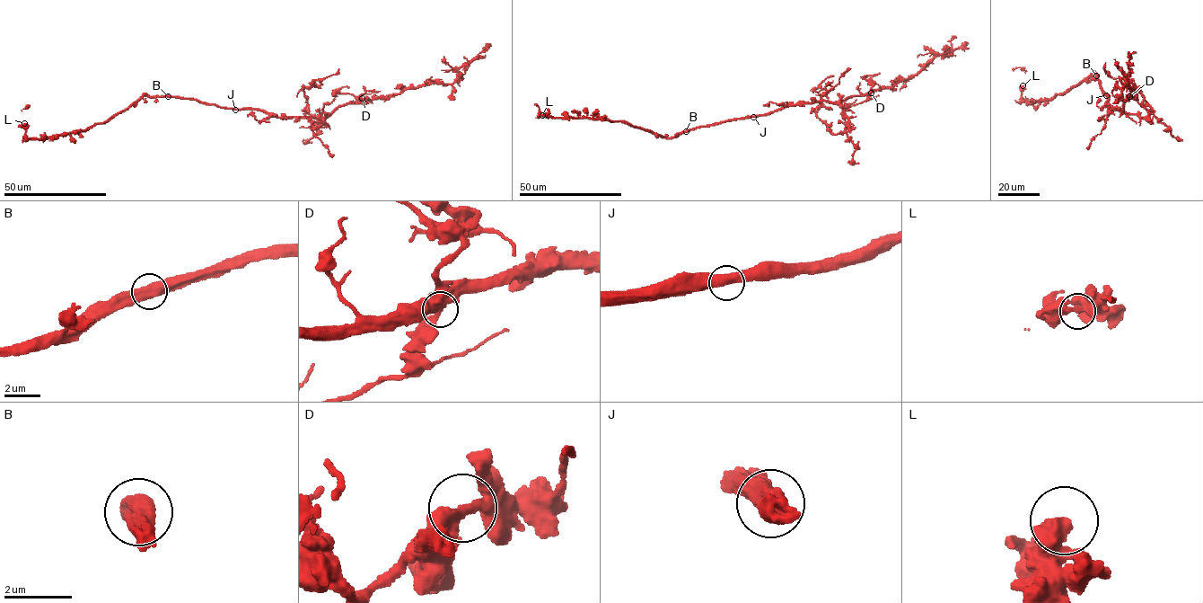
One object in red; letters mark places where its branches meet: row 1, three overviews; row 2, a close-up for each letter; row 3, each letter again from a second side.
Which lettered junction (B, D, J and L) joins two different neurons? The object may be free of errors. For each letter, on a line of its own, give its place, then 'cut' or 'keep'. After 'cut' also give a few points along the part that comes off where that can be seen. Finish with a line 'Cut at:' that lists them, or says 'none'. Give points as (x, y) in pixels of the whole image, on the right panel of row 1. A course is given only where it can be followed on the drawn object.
B: at (1096, 75); keep
D: at (1129, 96); keep
J: at (1106, 95); keep
L: at (1022, 85); keep
Cut at: none

